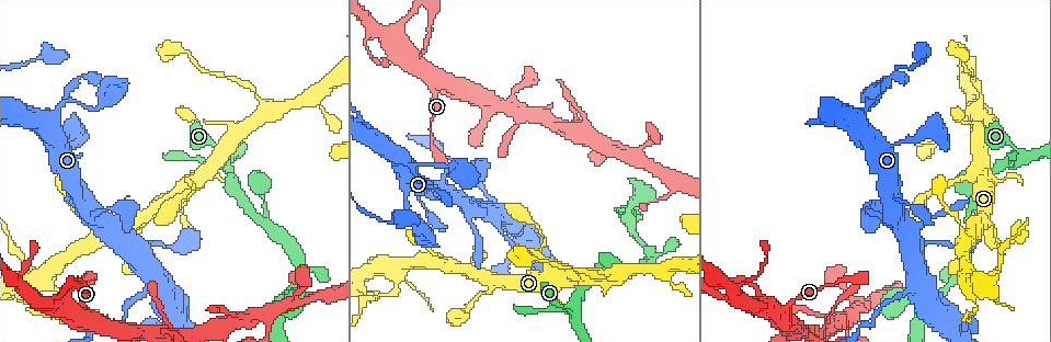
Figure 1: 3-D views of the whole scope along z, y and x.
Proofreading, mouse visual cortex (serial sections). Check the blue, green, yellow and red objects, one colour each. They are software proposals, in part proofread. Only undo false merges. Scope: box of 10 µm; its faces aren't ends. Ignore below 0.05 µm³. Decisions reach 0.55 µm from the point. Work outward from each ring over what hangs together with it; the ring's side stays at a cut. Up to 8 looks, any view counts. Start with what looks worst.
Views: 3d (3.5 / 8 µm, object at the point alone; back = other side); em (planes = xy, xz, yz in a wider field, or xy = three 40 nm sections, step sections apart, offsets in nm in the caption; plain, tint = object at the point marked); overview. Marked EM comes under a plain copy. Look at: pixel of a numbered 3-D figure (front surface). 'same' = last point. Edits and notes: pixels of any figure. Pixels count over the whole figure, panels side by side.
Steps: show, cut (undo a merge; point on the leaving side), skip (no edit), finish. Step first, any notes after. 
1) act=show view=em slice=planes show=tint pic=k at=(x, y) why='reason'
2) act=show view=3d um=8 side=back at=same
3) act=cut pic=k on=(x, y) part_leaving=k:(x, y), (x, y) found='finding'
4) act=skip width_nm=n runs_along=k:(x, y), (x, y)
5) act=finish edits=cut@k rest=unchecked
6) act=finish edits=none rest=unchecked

act=show view=3d um=8 pic=1 at=(78, 103) why='three-way junction'

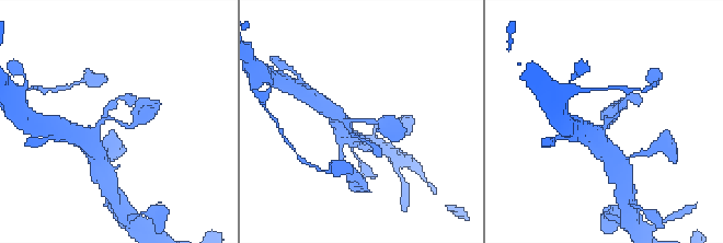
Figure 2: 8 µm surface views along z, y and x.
act=show view=3d um=3.5 side=back at=same why='closer look'

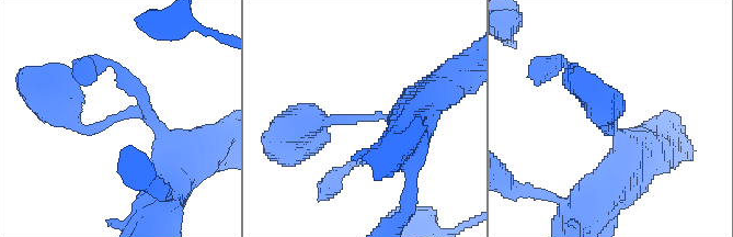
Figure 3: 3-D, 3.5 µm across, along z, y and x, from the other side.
act=show view=em slice=planes show=tint pic=3 at=(117, 117) arms=3 arm_widths_nm=150,250,250 why='now the EM'

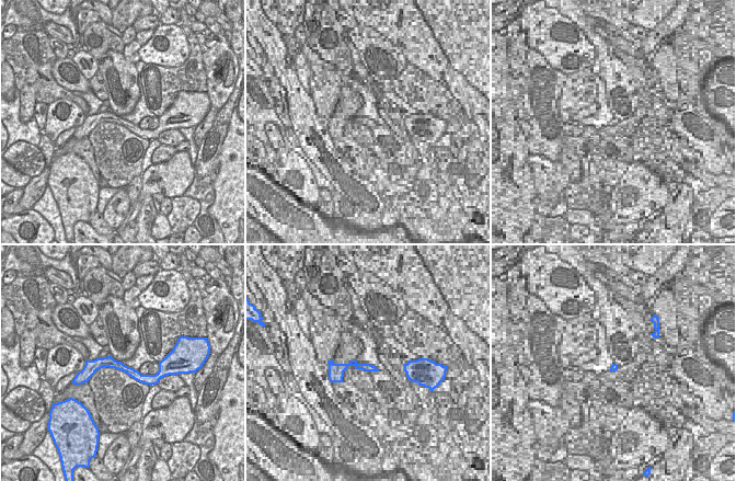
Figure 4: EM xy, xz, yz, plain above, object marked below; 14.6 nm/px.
act=skip runs_along=4:(88, 364), (112, 363), (140, 378), (156, 378) found='all the same cell'

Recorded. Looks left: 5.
act=show view=3d um=3.5 pic=1 at=(1020, 158)

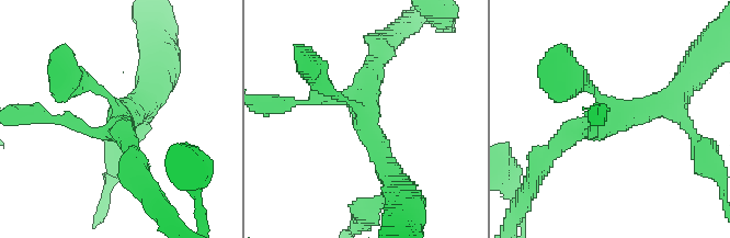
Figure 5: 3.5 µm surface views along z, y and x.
act=show view=em slice=planes show=tint pic=5 at=(366, 115) arms=4 arm_widths_nm=150,200,250,350 why='shape alone is not enough'

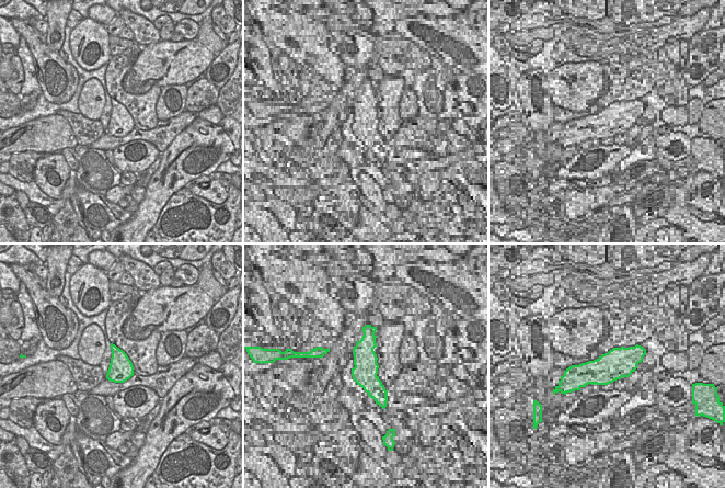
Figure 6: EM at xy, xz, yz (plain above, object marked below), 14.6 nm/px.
act=skip runs_along=5:(72, 81), (110, 98), (134, 152) found='one cell here'

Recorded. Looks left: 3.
act=show view=3d um=3.5 pic=1 at=(999, 268) why='narrows sharply'

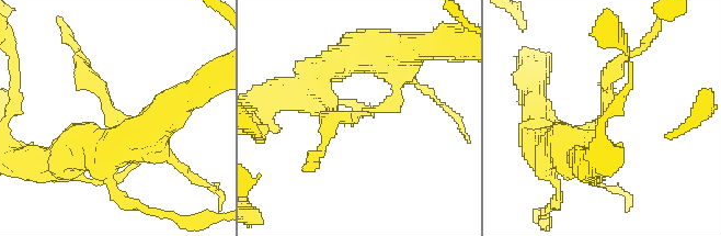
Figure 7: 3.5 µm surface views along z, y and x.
act=show view=em slice=xy step=5 show=tint pic=7 at=(366, 112)

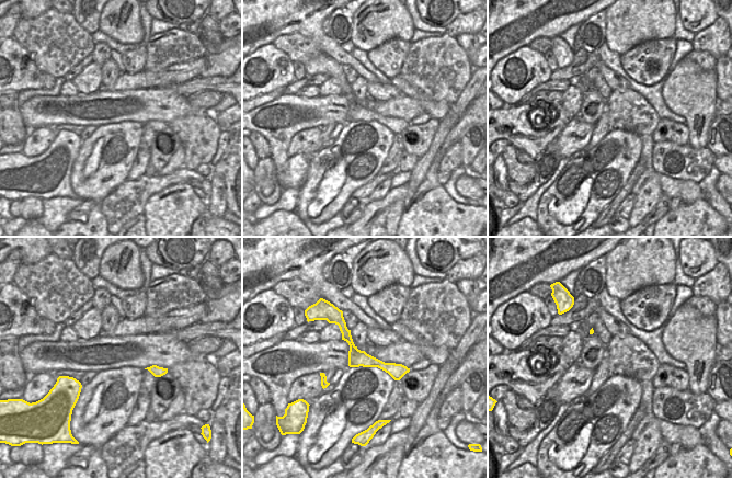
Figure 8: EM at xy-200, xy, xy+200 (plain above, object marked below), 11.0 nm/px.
act=skip runs_along=7:(398, 49), (395, 100), (327, 128) found='all the same cell'

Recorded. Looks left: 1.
act=finish edits=none rest=unchecked

